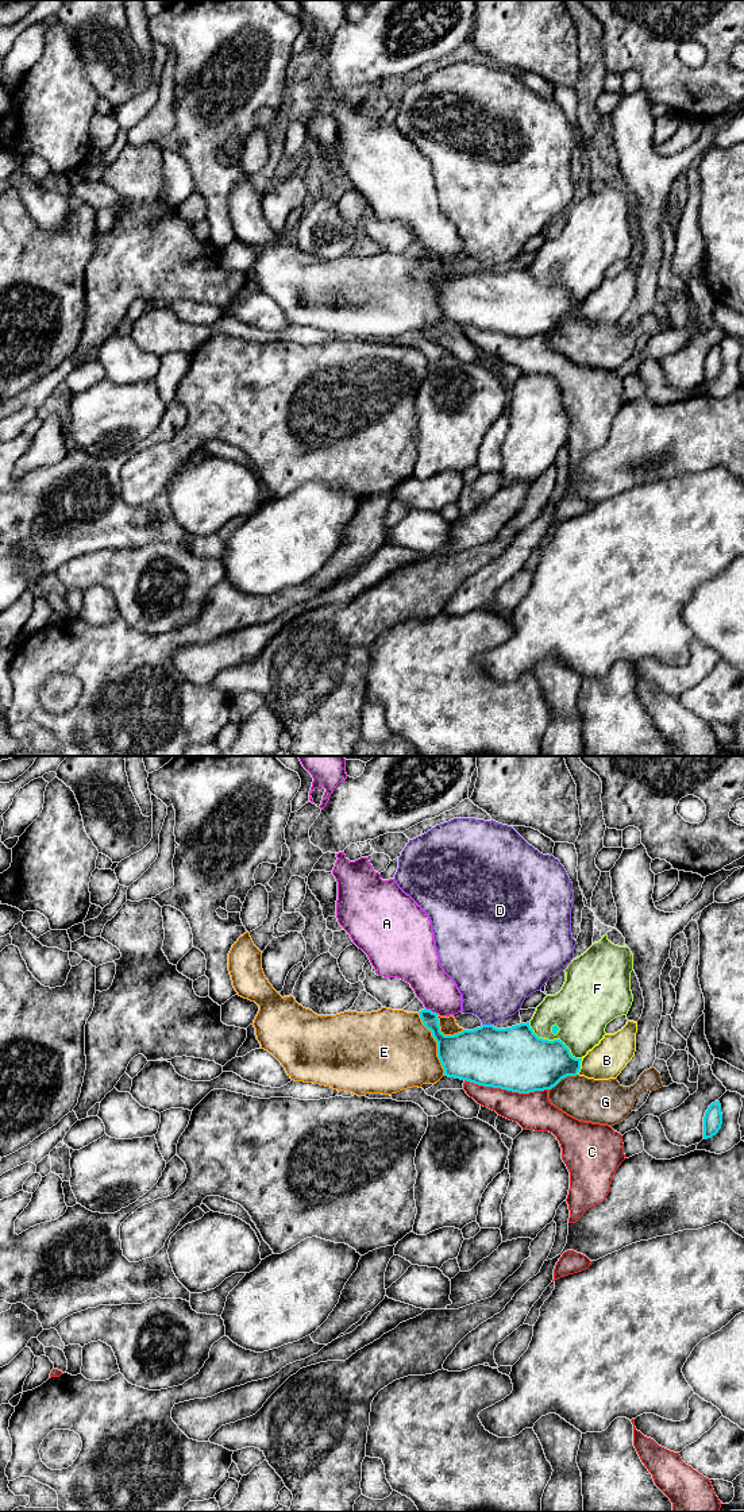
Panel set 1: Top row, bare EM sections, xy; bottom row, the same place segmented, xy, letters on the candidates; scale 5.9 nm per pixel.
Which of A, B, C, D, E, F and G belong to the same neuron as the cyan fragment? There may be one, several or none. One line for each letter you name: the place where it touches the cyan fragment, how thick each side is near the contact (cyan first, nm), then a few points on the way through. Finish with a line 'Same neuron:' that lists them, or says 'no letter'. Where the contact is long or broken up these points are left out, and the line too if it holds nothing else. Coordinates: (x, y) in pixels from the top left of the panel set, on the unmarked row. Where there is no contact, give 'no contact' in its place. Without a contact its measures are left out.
E: xy (438, 288) | 320/440 nm
Same neuron: E

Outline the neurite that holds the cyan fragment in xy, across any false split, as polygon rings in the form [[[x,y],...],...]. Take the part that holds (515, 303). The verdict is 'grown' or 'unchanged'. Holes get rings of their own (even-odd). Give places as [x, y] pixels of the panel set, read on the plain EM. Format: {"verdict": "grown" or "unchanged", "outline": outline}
{"verdict": "unchanged", "outline": [[[431,254],[419,255],[437,286],[444,320],[519,338],[551,333],[562,323],[577,320],[582,302],[571,300],[560,284],[539,282],[529,266],[506,273],[482,269],[454,279],[440,275]]]}

